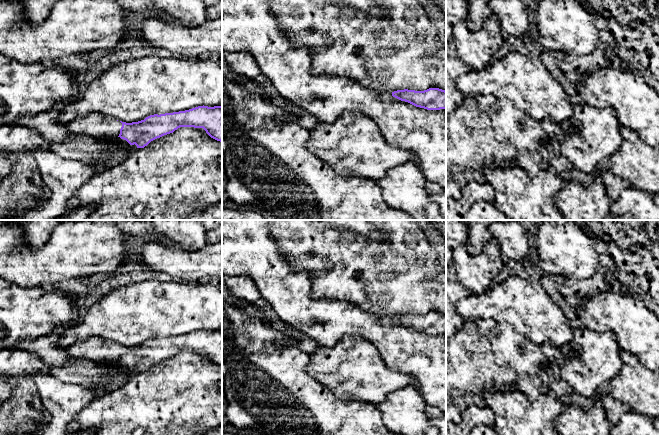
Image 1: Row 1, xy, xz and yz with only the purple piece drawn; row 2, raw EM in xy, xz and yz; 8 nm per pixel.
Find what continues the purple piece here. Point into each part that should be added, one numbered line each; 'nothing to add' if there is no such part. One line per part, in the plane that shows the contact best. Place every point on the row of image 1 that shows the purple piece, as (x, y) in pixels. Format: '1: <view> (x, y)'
1: xy (94, 126)

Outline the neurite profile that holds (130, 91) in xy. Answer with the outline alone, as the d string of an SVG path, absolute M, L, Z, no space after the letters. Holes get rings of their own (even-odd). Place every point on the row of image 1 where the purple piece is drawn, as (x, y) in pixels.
M148 55L119 63L104 71L93 80L81 96L65 102L65 107L56 120L67 125L77 118L95 114L132 123L144 120L150 115L185 111L203 105L222 106L222 67L218 63L207 58L186 59L176 56L162 58Z

